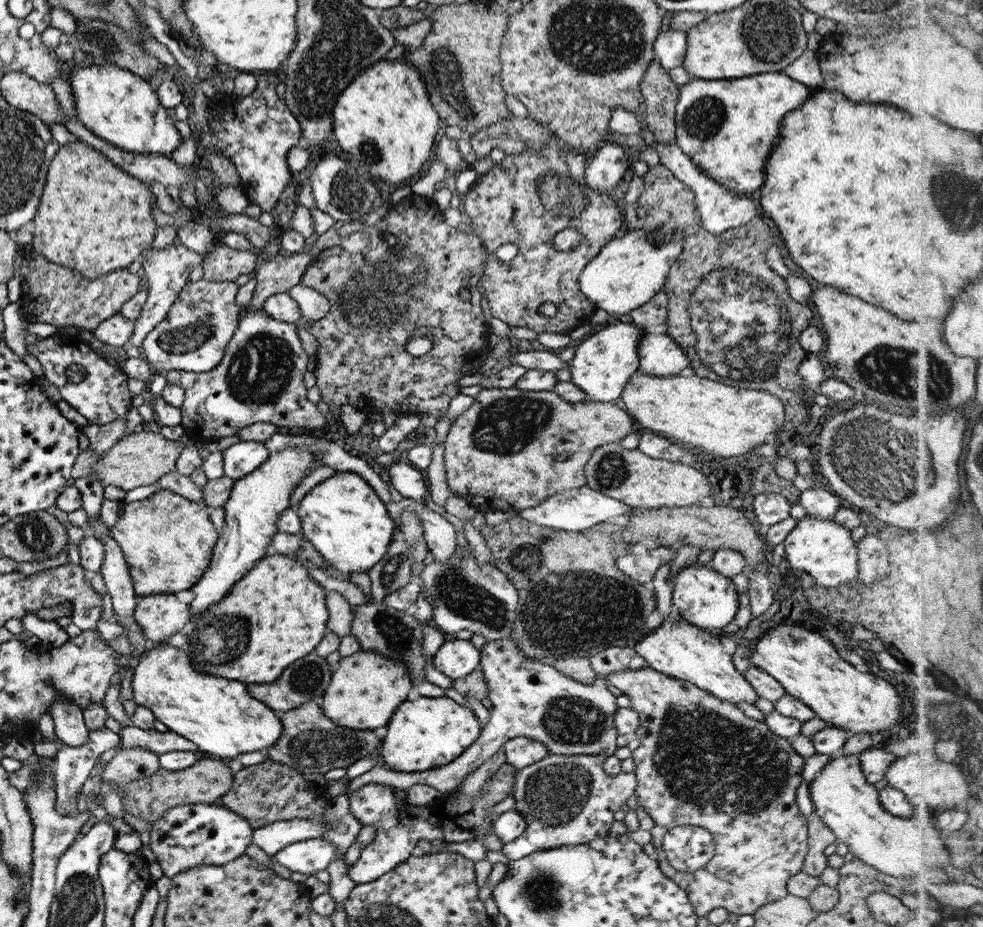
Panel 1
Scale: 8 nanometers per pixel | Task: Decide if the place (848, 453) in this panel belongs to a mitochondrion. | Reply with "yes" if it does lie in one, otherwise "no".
yes

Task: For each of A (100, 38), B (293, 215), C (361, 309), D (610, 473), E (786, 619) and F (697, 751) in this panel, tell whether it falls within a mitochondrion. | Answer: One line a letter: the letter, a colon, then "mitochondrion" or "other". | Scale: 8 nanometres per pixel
A: mitochondrion
B: other
C: mitochondrion
D: mitochondrion
E: other
F: mitochondrion

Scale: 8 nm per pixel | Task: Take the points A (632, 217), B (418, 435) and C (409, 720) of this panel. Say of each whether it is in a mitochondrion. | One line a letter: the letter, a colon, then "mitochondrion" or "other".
A: other
B: other
C: other

